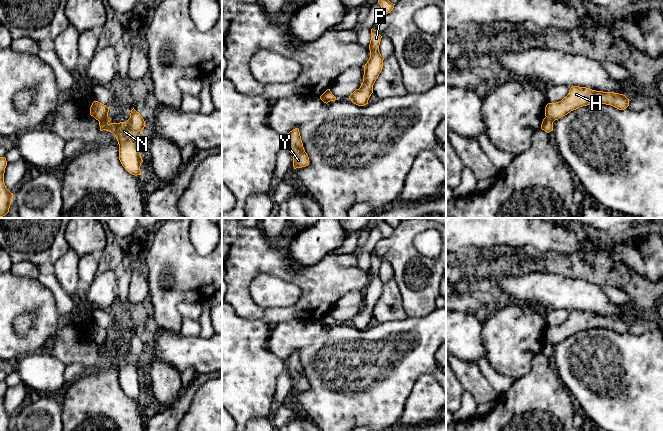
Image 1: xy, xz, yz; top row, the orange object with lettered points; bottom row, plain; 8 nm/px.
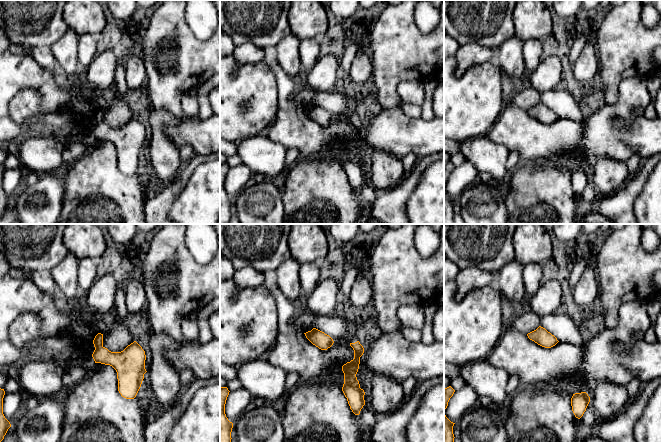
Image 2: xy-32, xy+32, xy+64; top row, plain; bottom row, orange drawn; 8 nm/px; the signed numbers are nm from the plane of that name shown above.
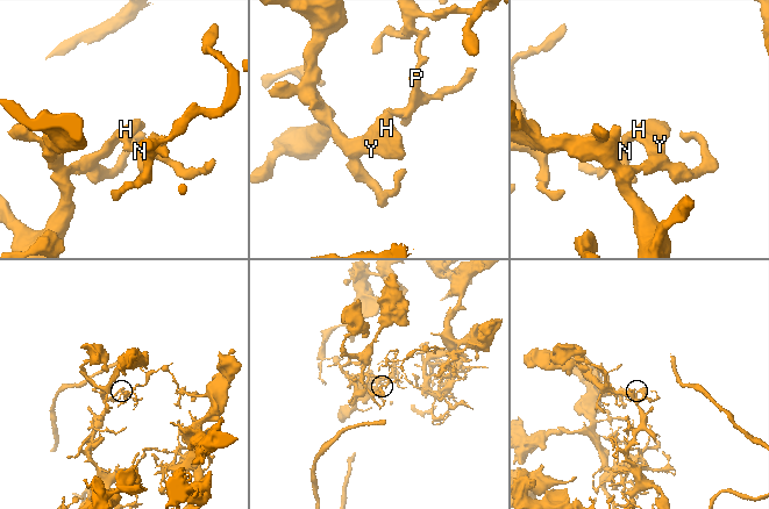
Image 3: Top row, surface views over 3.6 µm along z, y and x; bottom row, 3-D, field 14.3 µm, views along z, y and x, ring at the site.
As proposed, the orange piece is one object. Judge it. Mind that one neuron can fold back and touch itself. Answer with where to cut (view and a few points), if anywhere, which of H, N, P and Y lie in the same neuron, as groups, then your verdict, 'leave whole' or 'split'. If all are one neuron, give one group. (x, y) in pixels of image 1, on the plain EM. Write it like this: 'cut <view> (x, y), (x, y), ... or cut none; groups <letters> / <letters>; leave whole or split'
cut xy (108, 341), (99, 345); groups H Y / N P; split

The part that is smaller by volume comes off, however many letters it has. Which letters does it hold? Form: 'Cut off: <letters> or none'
Cut off: N, P

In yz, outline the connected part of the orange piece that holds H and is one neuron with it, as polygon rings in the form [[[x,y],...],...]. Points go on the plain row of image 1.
[[[573,310],[561,325],[548,327],[545,331],[545,340],[555,345],[573,334],[591,328],[611,329],[619,334],[629,330],[629,323],[619,317],[596,315],[586,311]]]

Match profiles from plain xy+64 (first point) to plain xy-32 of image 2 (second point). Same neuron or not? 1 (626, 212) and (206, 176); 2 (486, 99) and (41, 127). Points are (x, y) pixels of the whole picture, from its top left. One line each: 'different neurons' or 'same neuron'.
1: different neurons
2: different neurons

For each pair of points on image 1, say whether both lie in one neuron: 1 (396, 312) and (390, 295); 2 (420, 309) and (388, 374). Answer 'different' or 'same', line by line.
1: same
2: different

